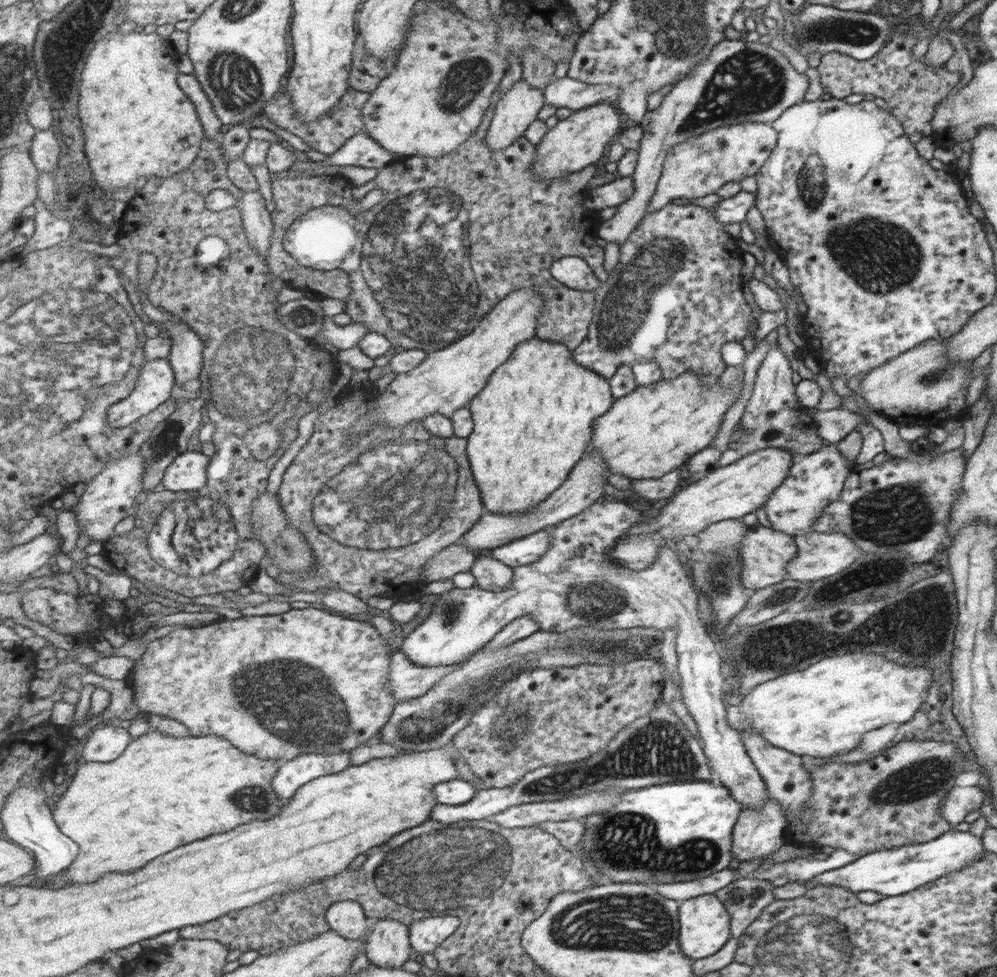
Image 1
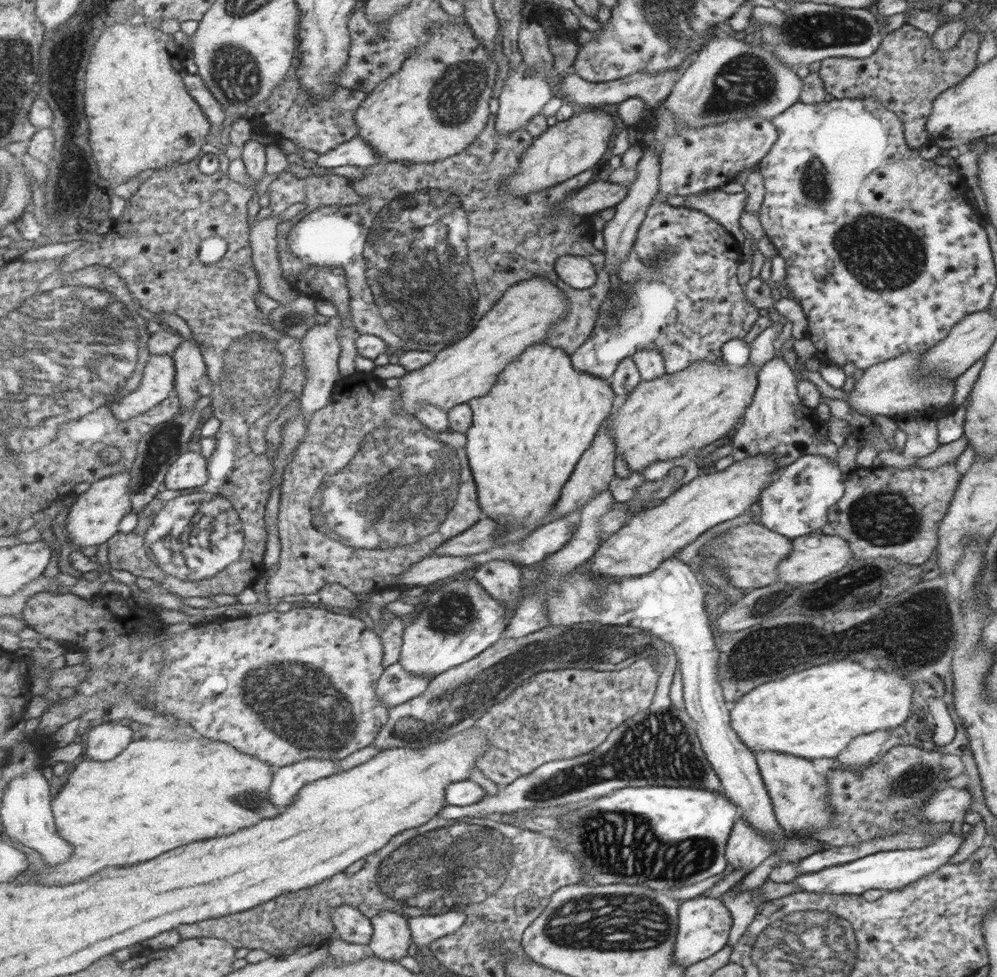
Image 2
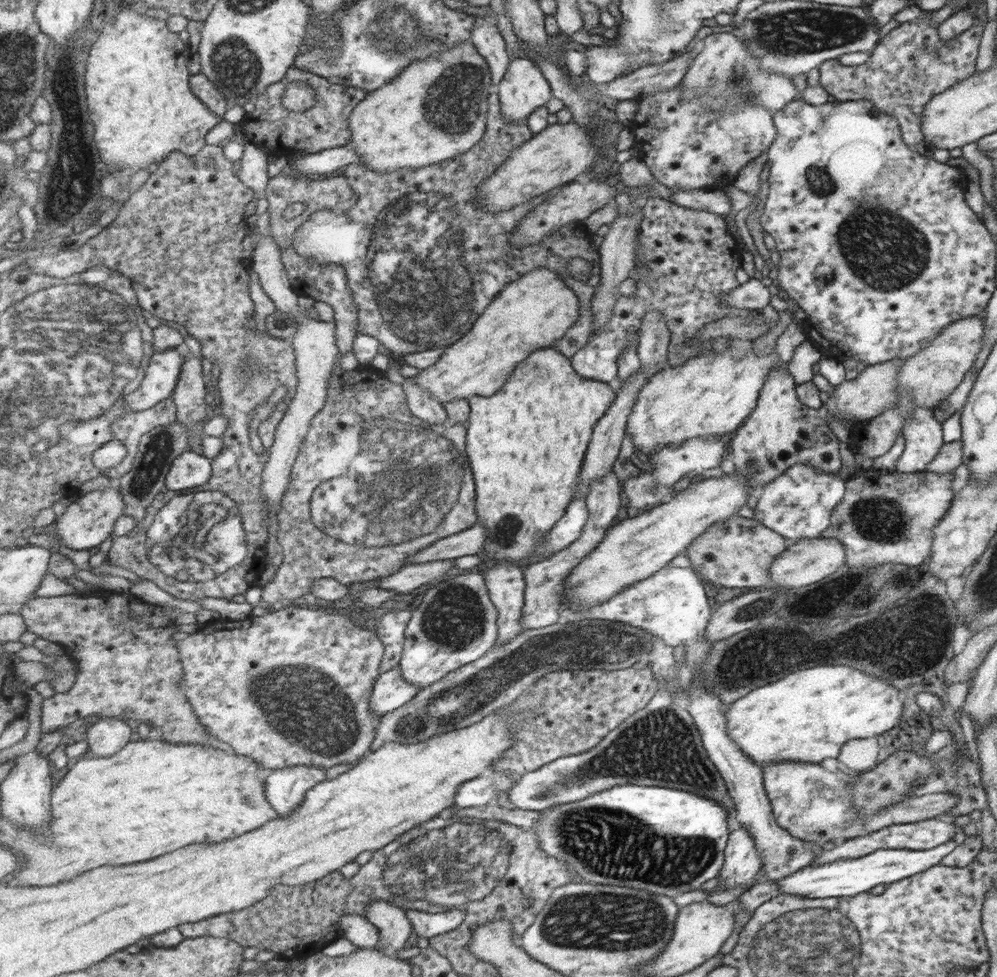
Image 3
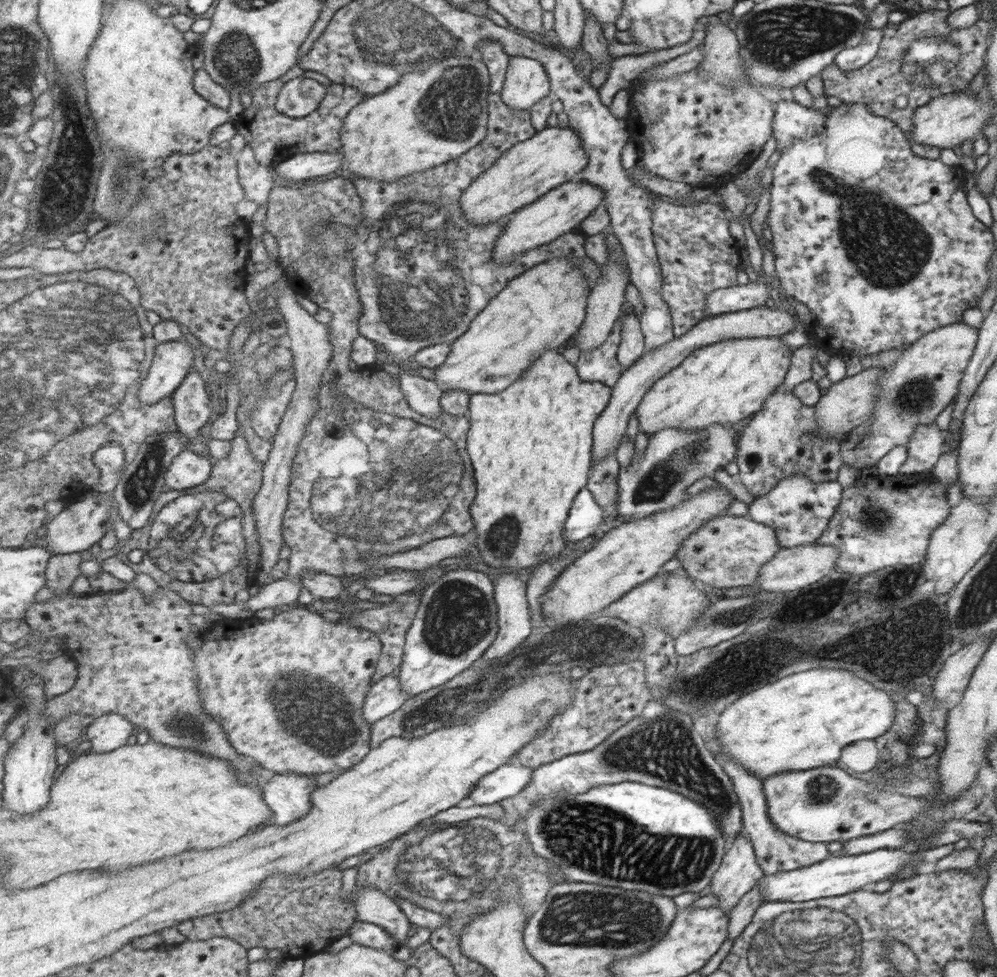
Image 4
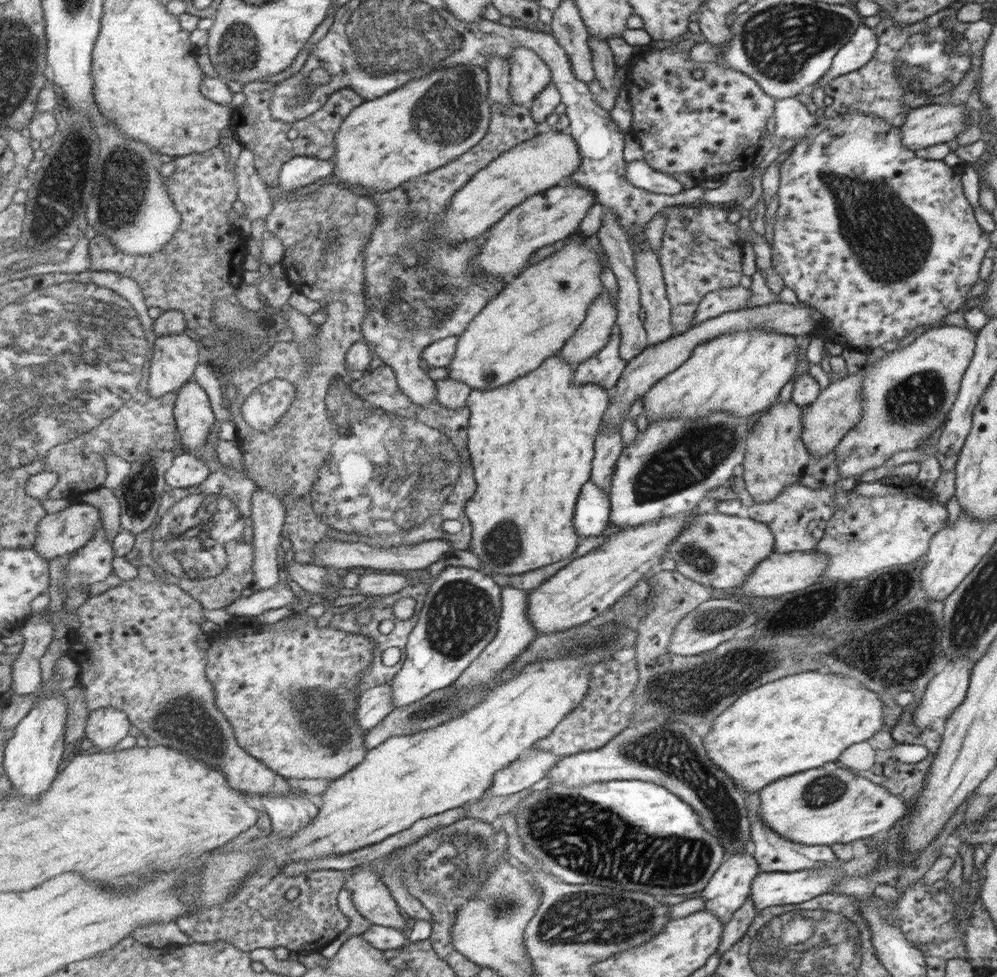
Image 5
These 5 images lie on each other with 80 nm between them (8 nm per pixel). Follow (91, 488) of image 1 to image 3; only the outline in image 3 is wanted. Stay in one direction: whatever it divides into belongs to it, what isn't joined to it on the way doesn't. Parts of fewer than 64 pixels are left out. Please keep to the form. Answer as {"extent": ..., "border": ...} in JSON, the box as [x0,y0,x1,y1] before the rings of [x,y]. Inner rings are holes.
{"extent":[54,480,126,550],"border":[[[120,480],[111,481],[104,489],[95,489],[87,495],[79,497],[76,503],[71,503],[57,517],[57,527],[54,535],[71,550],[93,550],[103,544],[113,535],[115,522],[126,512],[126,502],[119,488]]]}

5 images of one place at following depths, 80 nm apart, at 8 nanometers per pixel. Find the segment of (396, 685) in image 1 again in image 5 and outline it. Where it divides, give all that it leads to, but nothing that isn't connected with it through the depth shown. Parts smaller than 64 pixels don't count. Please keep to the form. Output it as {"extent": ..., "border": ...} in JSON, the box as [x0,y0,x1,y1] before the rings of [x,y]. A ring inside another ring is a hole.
{"extent":[358,683,396,733],"border":[[[391,683],[367,689],[360,694],[358,701],[358,721],[361,728],[367,733],[395,709],[396,704]]]}

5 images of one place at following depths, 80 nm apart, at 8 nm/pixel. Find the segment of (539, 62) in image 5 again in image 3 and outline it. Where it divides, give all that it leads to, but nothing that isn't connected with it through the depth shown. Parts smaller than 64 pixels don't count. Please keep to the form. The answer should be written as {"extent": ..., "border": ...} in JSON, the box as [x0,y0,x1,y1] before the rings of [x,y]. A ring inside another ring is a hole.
{"extent":[497,58,554,122],"border":[[[528,58],[512,60],[497,89],[507,122],[528,119],[554,96],[543,68]]]}

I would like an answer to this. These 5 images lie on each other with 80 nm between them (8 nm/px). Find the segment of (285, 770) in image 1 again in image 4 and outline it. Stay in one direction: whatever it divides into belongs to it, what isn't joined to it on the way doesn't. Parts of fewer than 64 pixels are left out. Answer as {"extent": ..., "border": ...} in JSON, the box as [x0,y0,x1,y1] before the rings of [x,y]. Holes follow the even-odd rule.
{"extent":[263,773,316,826],"border":[[[276,773],[263,786],[265,802],[272,808],[272,822],[285,826],[303,818],[312,807],[312,792],[316,789],[315,775]]]}

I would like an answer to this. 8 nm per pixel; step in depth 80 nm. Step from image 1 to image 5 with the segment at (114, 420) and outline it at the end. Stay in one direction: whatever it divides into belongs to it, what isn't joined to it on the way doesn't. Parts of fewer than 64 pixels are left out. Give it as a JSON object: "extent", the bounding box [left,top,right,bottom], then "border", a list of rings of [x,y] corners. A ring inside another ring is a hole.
{"extent":[148,332,199,397],"border":[[[184,332],[156,339],[150,368],[148,392],[150,397],[161,397],[179,391],[195,374],[199,364],[199,344]]]}

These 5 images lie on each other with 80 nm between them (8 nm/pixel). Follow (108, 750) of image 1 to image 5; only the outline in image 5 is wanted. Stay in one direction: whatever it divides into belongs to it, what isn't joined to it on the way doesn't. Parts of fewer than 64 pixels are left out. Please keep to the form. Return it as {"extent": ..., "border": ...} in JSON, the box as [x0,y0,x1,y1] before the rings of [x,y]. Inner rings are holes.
{"extent":[85,706,132,748],"border":[[[113,706],[90,711],[85,737],[92,741],[93,748],[115,748],[127,732],[131,732],[132,721],[127,713]]]}

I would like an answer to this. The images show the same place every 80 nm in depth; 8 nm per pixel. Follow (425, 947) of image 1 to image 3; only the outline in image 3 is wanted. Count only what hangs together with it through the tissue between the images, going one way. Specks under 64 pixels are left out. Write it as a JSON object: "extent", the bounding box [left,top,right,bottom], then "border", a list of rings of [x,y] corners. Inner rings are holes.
{"extent":[406,909,465,940],"border":[[[414,909],[406,910],[417,937],[430,940],[433,936],[455,930],[465,921],[465,912],[453,909],[445,913],[423,913]]]}

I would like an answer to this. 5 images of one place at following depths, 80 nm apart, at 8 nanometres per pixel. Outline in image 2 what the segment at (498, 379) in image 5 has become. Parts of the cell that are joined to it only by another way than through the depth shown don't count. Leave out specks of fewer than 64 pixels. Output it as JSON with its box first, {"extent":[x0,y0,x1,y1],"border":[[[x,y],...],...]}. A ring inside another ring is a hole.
{"extent":[397,276,569,415],"border":[[[535,276],[514,284],[477,323],[467,338],[452,343],[424,368],[409,371],[397,385],[401,401],[399,411],[415,415],[423,405],[435,405],[448,412],[451,408],[485,397],[496,386],[504,368],[519,359],[529,347],[543,343],[553,325],[564,322],[569,314],[567,291],[545,276]]]}

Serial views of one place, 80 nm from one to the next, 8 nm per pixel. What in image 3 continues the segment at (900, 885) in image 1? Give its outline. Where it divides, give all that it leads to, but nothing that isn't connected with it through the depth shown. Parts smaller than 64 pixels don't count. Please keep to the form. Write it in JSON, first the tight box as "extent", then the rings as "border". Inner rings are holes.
{"extent":[774,839,955,899],"border":[[[951,839],[929,848],[929,850],[874,850],[871,854],[866,854],[859,858],[836,860],[835,862],[826,862],[817,866],[809,864],[794,872],[793,875],[774,881],[774,883],[779,886],[779,895],[787,894],[787,896],[799,896],[799,898],[809,899],[856,896],[863,892],[868,892],[877,885],[887,887],[889,884],[919,875],[920,872],[939,865],[941,858],[947,856],[955,846],[955,842]]]}

